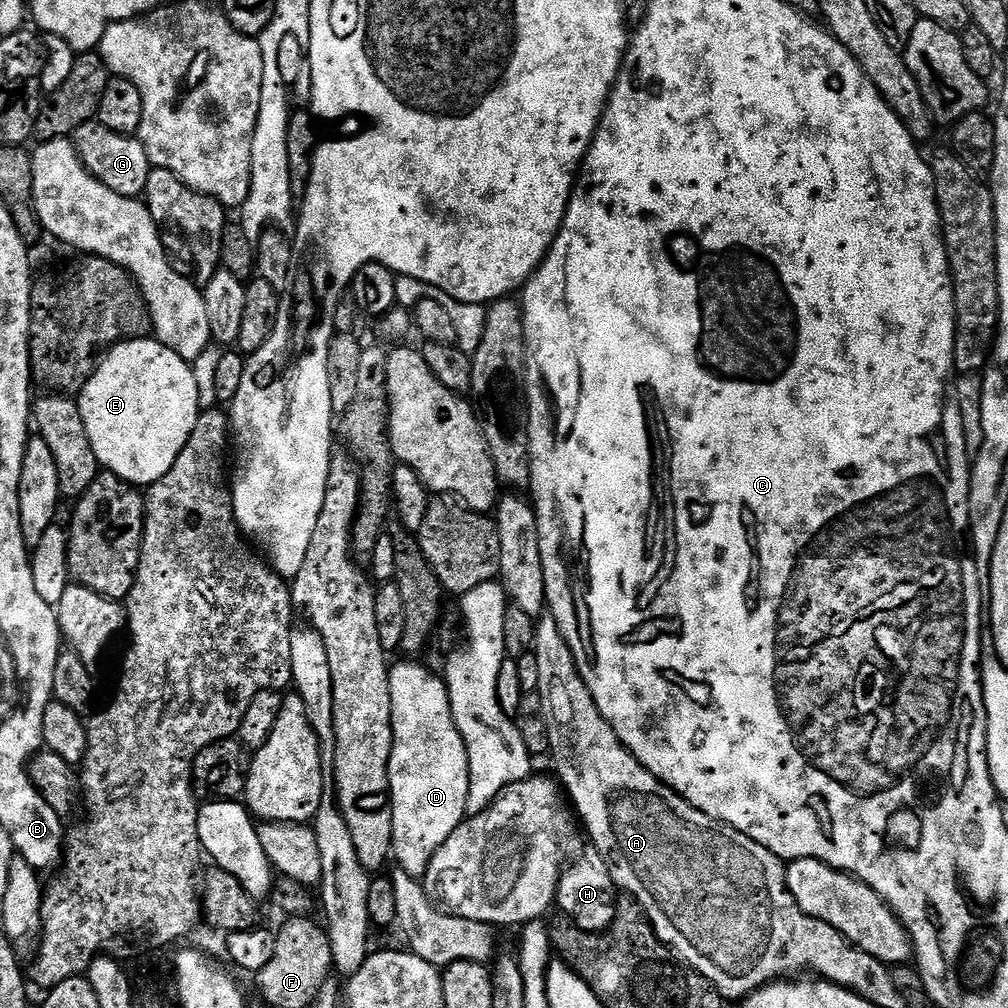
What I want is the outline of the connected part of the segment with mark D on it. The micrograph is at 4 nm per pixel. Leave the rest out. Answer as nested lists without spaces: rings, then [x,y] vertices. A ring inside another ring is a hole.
[[[404,658],[401,664],[393,663],[388,672],[390,678],[390,696],[392,698],[392,754],[390,756],[390,766],[388,767],[388,791],[390,793],[390,803],[392,805],[392,850],[394,860],[397,860],[399,867],[407,871],[415,878],[423,878],[428,872],[430,862],[434,854],[458,830],[458,826],[466,819],[466,798],[467,791],[470,789],[470,770],[468,769],[467,748],[464,745],[462,734],[459,733],[458,726],[455,724],[454,714],[451,713],[450,694],[445,684],[445,677],[438,674],[435,676],[428,668],[423,668],[420,664],[415,664],[415,659]]]

